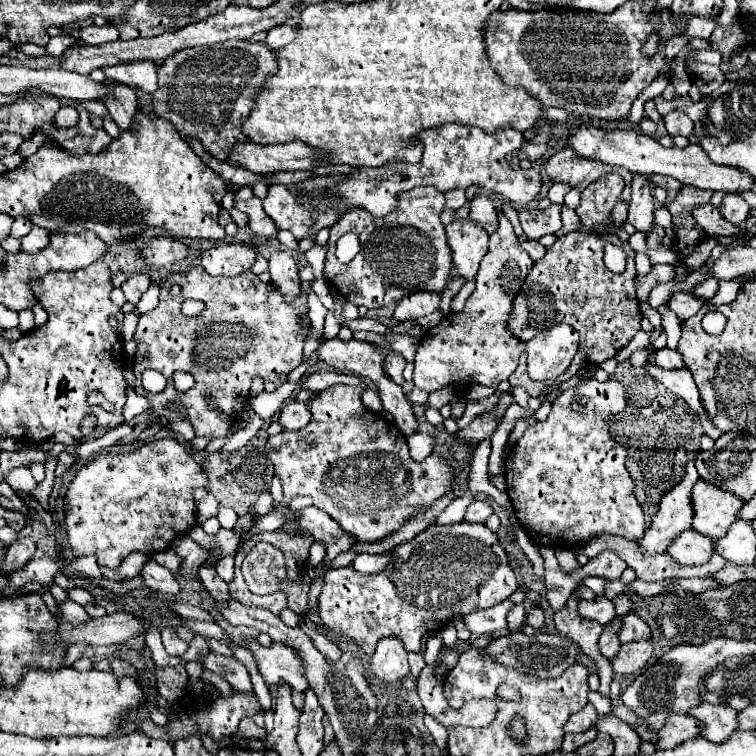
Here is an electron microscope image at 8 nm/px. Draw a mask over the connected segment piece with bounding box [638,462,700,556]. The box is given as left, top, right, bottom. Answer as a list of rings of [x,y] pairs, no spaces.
[[[690,462],[686,466],[686,476],[684,480],[674,486],[658,504],[658,512],[652,518],[650,526],[646,528],[644,536],[638,540],[640,552],[648,554],[648,556],[656,556],[660,552],[666,550],[666,546],[684,530],[690,528],[692,524],[692,500],[690,500],[690,492],[694,482],[698,480],[698,472],[694,468],[694,462]]]

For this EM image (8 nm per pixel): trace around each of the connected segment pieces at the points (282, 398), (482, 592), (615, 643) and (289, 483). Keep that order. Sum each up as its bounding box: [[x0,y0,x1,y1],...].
[[250,384,296,420],[318,522,518,654],[600,616,620,660],[266,384,456,542]]

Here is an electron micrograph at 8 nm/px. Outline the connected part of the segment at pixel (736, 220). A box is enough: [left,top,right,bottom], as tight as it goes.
[720,194,750,226]

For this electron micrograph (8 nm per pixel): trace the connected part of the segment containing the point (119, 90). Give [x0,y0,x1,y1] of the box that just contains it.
[104,84,136,132]

